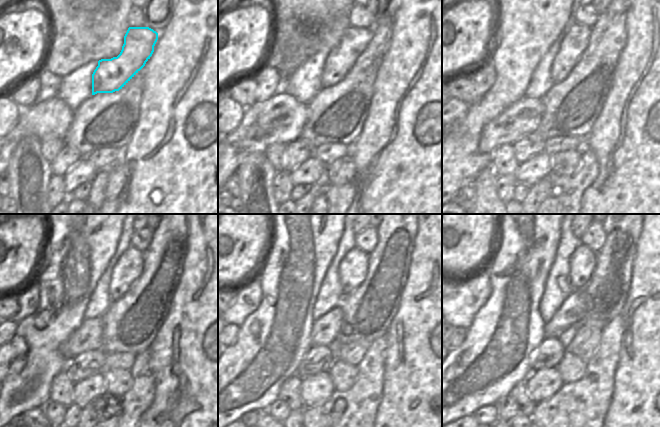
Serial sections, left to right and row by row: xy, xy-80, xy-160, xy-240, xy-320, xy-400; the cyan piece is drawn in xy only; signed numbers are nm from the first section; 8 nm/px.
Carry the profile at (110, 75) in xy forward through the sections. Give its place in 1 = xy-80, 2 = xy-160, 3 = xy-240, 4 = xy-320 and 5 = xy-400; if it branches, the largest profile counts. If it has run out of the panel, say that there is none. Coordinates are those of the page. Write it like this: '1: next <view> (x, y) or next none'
1: next xy-80 (340, 60)
2: next xy-160 (577, 38)
3: next xy-240 (129, 267)
4: next xy-320 (352, 270)
5: next xy-400 (583, 261)

